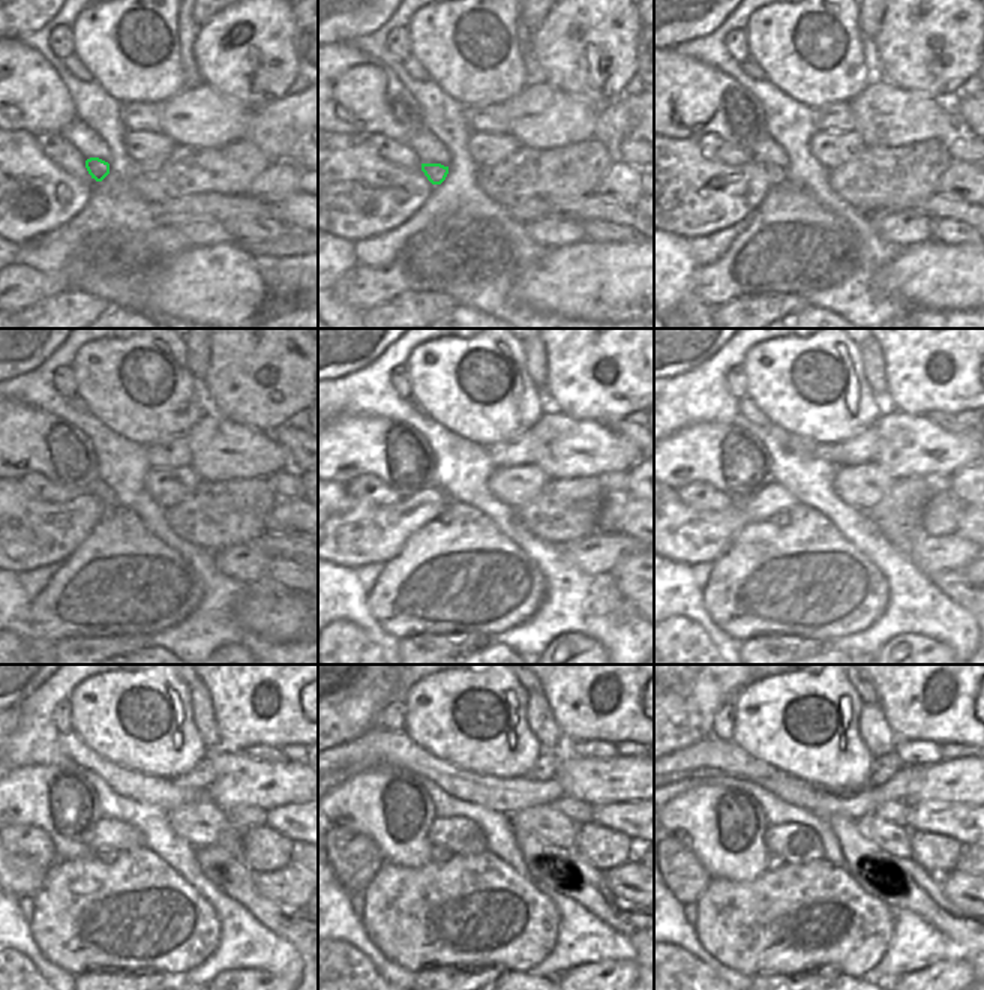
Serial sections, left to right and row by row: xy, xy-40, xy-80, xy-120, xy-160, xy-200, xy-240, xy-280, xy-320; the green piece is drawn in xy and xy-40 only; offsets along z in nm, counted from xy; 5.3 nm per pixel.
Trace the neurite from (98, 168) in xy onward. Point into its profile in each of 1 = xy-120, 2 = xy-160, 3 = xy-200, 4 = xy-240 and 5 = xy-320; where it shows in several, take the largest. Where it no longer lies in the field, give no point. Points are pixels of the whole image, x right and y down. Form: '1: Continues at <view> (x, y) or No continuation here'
1: Continues at xy-120 (108, 510)
2: Continues at xy-160 (446, 518)
3: Continues at xy-200 (780, 518)
4: Continues at xy-240 (107, 855)
5: Continues at xy-320 (773, 860)

